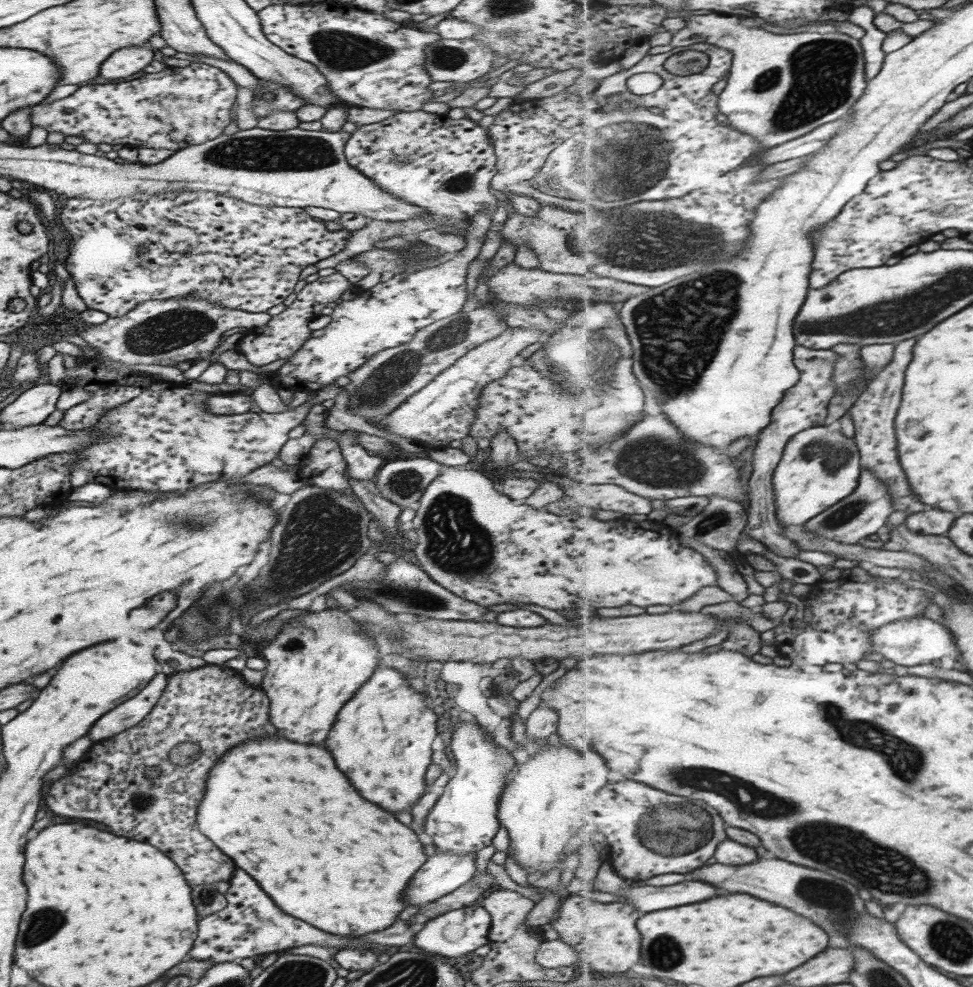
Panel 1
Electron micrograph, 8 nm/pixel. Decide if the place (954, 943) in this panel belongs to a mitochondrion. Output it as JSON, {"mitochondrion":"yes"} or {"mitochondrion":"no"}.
{"mitochondrion":"yes"}

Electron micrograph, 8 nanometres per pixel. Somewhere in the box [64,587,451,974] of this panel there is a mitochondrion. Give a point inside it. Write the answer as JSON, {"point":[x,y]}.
{"point":[207,619]}

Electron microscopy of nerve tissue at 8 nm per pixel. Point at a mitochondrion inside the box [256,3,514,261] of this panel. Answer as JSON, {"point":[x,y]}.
{"point":[339,50]}

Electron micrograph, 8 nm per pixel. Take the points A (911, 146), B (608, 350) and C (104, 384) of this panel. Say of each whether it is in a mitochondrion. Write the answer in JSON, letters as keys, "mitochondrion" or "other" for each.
{"A":"other","B":"mitochondrion","C":"other"}

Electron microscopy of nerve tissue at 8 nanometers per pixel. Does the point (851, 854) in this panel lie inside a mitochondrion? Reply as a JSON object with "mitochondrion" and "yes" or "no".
{"mitochondrion":"yes"}

